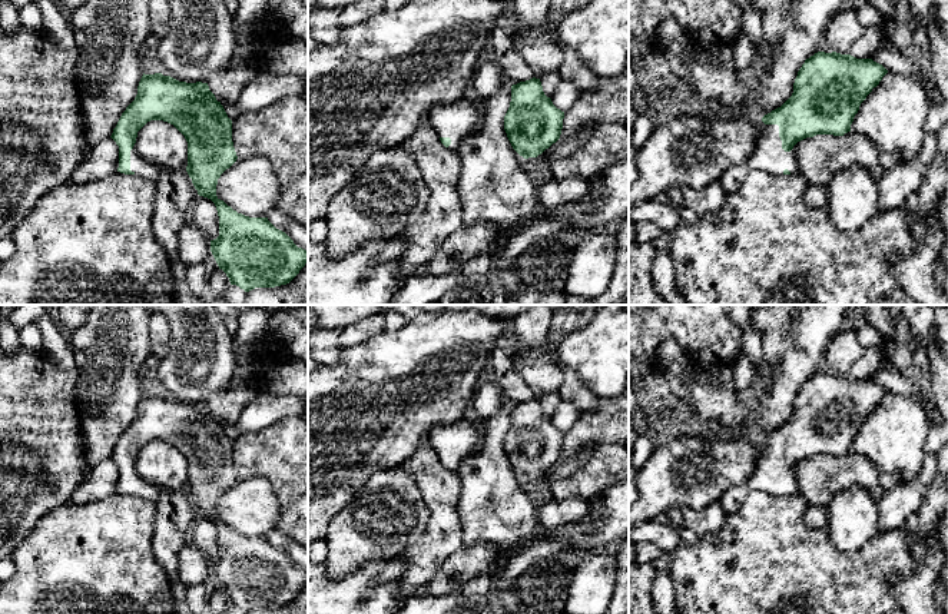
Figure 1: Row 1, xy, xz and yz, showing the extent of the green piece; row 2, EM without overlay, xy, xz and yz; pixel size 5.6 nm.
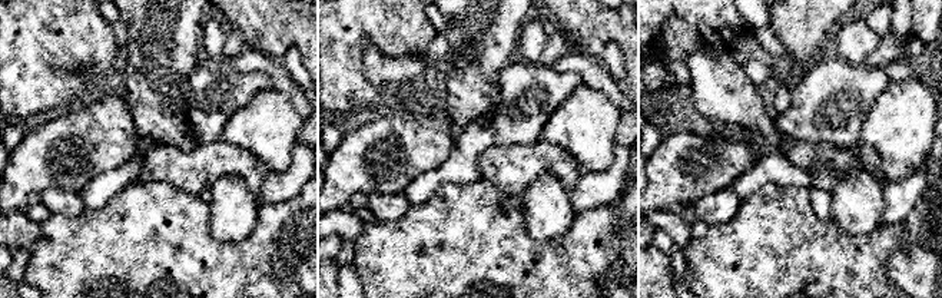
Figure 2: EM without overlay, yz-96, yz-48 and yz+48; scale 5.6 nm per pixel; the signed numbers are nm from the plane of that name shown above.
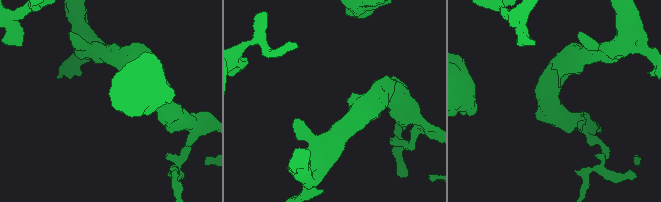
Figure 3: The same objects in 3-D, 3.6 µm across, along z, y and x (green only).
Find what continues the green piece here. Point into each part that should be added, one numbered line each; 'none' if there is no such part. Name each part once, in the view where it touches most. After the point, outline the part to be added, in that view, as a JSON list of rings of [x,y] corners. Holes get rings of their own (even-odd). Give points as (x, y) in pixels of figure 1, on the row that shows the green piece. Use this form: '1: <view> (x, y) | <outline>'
1: yz (768, 156) | [[[762,123],[752,155],[745,162],[729,167],[717,182],[726,195],[732,195],[742,187],[746,177],[755,170],[780,176],[785,169],[790,175],[798,173],[793,149],[790,152],[782,149],[778,125]]]

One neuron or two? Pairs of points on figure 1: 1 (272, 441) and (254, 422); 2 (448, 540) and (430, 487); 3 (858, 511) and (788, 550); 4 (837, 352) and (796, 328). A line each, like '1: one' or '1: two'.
1: two
2: one
3: two
4: two

